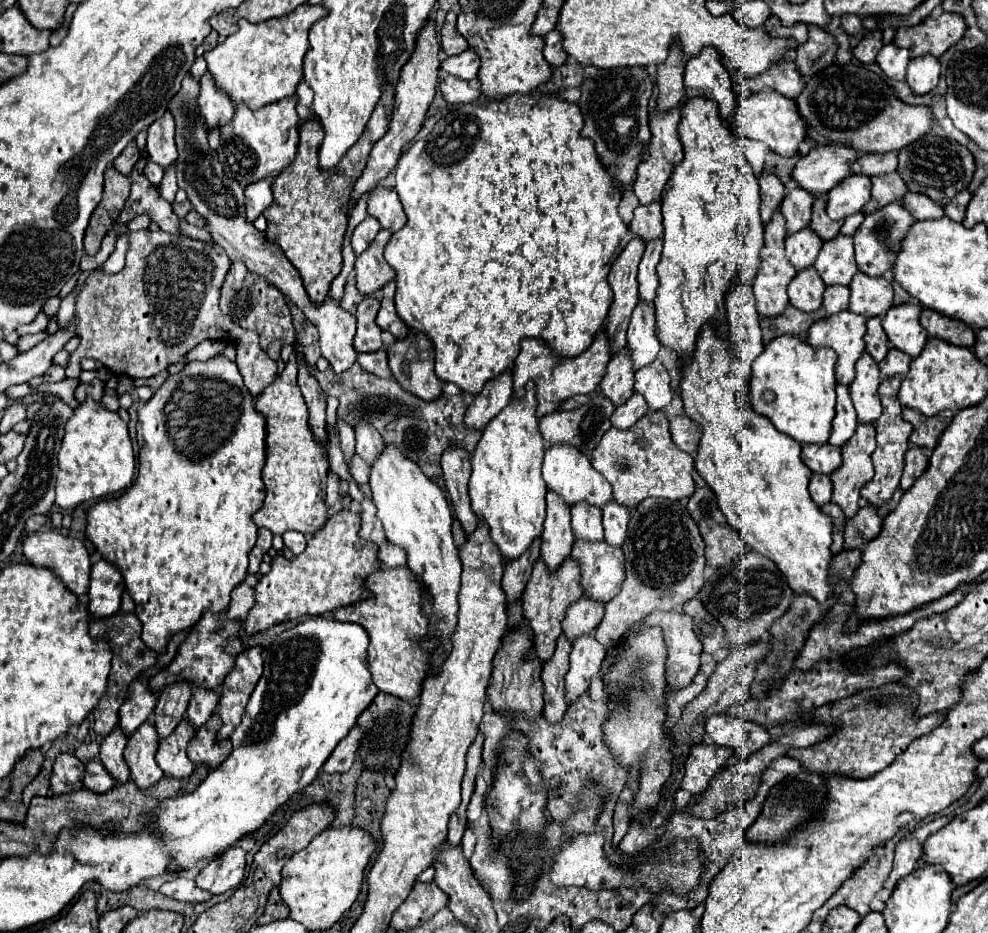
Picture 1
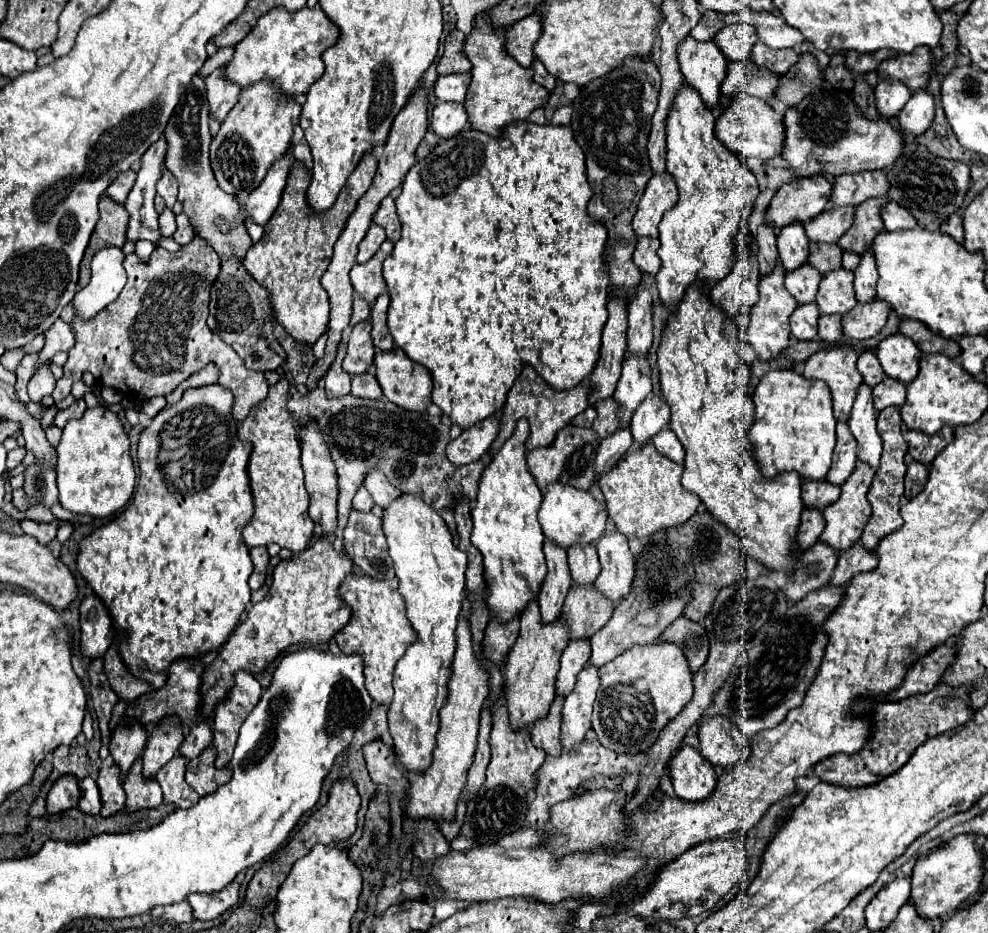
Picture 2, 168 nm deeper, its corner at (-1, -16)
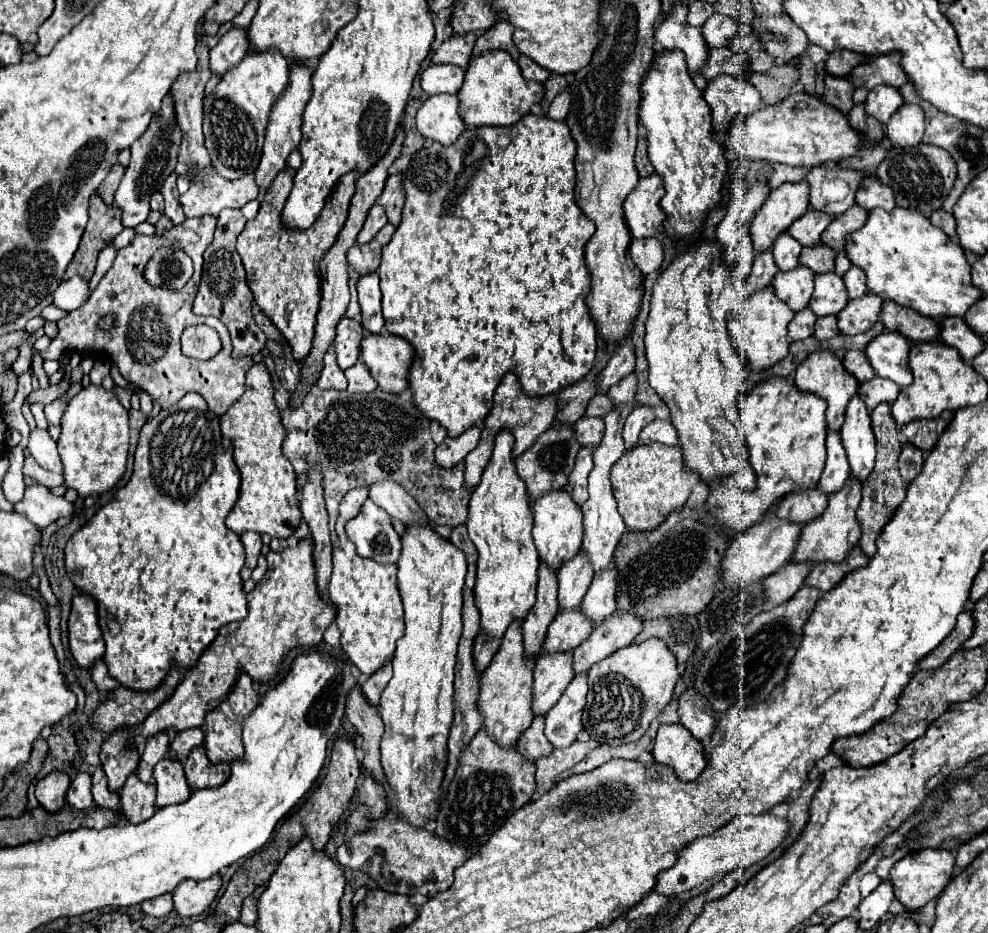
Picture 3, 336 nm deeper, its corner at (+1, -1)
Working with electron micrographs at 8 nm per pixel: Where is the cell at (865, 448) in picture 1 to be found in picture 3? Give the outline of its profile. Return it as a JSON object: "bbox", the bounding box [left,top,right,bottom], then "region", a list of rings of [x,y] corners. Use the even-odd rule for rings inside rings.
{"bbox":[791,477,861,563],"region":[[[849,477],[837,493],[829,495],[829,505],[823,511],[823,515],[817,517],[817,521],[809,521],[809,525],[803,525],[801,537],[799,537],[799,543],[791,561],[795,563],[797,561],[813,561],[813,563],[843,561],[861,537],[861,525],[855,517],[859,501],[861,501],[861,481],[857,481],[857,477]]]}

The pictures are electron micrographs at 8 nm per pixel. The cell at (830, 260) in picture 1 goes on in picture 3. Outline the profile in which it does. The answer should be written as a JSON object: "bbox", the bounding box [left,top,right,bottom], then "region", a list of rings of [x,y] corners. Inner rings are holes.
{"bbox":[809,273,849,315],"region":[[[821,273],[815,275],[815,291],[811,295],[809,307],[815,315],[835,315],[849,303],[849,297],[845,293],[843,277],[833,273]]]}

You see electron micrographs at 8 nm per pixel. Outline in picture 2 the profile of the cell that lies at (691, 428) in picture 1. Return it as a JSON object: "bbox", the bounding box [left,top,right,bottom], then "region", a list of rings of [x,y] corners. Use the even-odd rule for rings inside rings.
{"bbox":[651,428,685,464],"region":[[[663,428],[657,436],[653,436],[651,442],[655,444],[655,448],[657,448],[663,456],[667,456],[667,458],[671,458],[671,460],[683,464],[685,452],[683,452],[683,446],[679,444],[679,440],[677,440],[677,436],[675,436],[673,430]]]}

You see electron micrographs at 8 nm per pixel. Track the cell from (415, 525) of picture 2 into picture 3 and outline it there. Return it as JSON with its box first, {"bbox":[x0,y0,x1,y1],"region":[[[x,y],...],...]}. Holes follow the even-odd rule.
{"bbox":[369,481,467,827],"region":[[[377,481],[371,485],[369,489],[369,497],[379,505],[383,507],[393,519],[401,521],[405,525],[405,533],[401,535],[401,557],[397,561],[399,565],[399,573],[397,573],[397,587],[399,587],[399,593],[401,593],[401,599],[403,599],[403,607],[405,607],[405,635],[397,641],[397,651],[395,651],[395,657],[391,661],[393,665],[393,677],[389,681],[389,685],[385,687],[383,695],[381,695],[381,705],[379,705],[379,713],[383,717],[383,723],[385,723],[385,735],[383,735],[383,741],[381,741],[381,763],[383,763],[383,769],[385,769],[385,775],[387,775],[387,783],[389,783],[389,789],[391,789],[391,795],[389,795],[389,807],[405,821],[417,825],[417,827],[423,827],[429,817],[437,811],[437,801],[439,801],[439,795],[441,795],[441,781],[445,777],[445,765],[447,765],[447,737],[449,737],[449,729],[451,729],[451,723],[453,723],[453,679],[455,679],[455,659],[457,659],[457,643],[459,643],[459,637],[461,637],[461,605],[463,605],[463,597],[461,597],[461,589],[463,589],[463,579],[465,579],[465,571],[467,571],[467,557],[465,553],[461,553],[461,549],[457,549],[449,539],[443,539],[435,529],[433,525],[409,525],[409,523],[425,523],[429,521],[427,515],[421,511],[421,507],[415,503],[415,499],[405,493],[405,489],[401,489],[401,485],[397,485],[395,481]]]}

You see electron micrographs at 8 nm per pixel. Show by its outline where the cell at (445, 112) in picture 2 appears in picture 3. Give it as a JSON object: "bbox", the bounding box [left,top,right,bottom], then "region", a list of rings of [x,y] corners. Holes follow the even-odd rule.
{"bbox":[417,93,465,145],"region":[[[449,93],[431,95],[417,111],[417,129],[423,137],[451,145],[465,131],[459,115],[459,97]]]}

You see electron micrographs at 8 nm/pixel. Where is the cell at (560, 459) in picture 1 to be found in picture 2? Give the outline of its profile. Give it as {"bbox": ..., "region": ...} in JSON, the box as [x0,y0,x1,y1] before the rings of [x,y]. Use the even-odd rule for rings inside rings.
{"bbox":[537,484,607,550],"region":[[[551,484],[543,492],[543,502],[537,512],[543,536],[555,542],[559,548],[569,550],[575,544],[595,544],[607,528],[607,512],[601,502],[597,502],[589,492],[567,488],[565,484]]]}

